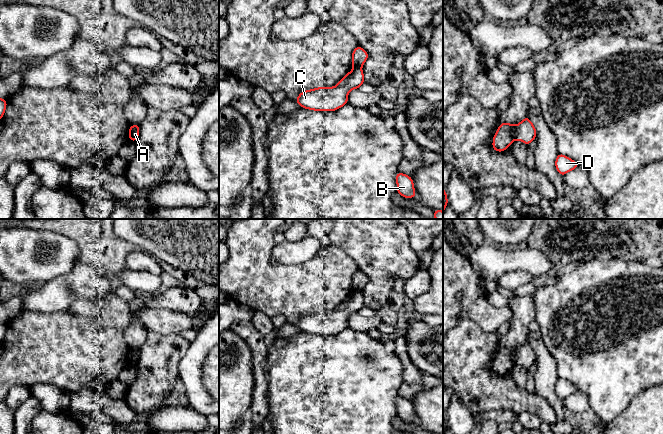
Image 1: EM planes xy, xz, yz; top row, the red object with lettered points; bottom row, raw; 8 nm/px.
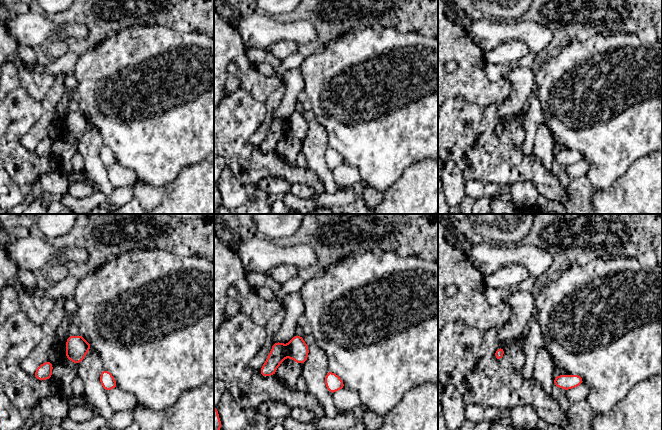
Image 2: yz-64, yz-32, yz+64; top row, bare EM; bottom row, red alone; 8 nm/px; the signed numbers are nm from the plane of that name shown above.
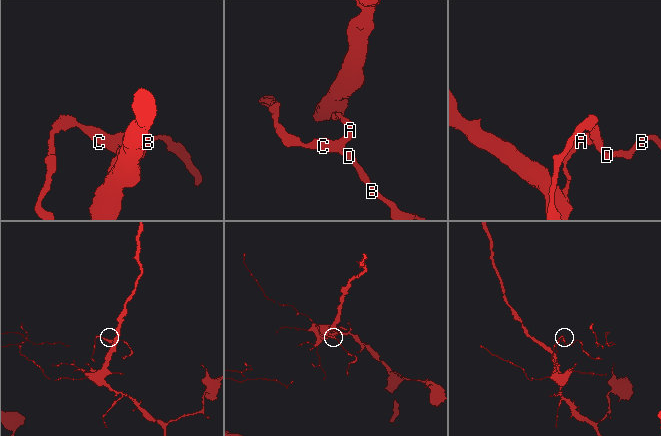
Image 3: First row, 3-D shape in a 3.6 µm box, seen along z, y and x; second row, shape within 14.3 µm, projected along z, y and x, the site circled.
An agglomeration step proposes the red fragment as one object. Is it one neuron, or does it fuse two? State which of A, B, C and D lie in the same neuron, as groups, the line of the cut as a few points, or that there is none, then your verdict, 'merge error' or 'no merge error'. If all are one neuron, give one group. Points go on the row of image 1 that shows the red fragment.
groups A / B C D; cut yz (516, 126), (514, 138); merge error

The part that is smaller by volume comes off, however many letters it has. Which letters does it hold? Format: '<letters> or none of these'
B, C, D

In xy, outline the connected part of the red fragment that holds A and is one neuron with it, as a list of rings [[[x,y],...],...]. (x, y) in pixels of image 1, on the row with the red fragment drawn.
[[[130,125],[128,140],[136,142],[139,136],[139,130],[140,130],[140,125]]]

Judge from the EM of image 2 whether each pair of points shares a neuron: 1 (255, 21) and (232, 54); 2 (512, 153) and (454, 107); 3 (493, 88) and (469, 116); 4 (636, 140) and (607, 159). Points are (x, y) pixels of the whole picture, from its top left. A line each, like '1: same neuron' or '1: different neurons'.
1: different neurons
2: same neuron
3: different neurons
4: same neuron

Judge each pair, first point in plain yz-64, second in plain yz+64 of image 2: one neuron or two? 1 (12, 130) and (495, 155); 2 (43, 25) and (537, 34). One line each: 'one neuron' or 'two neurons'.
1: one neuron
2: one neuron

